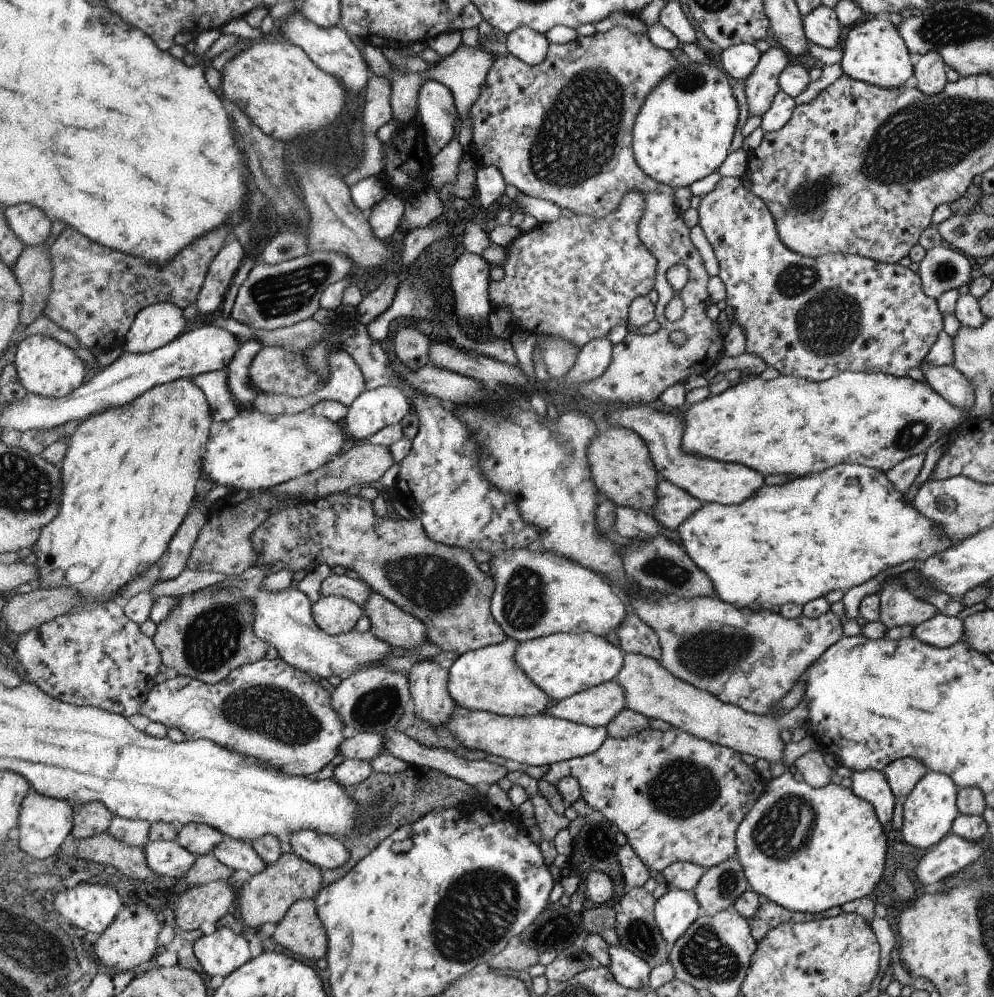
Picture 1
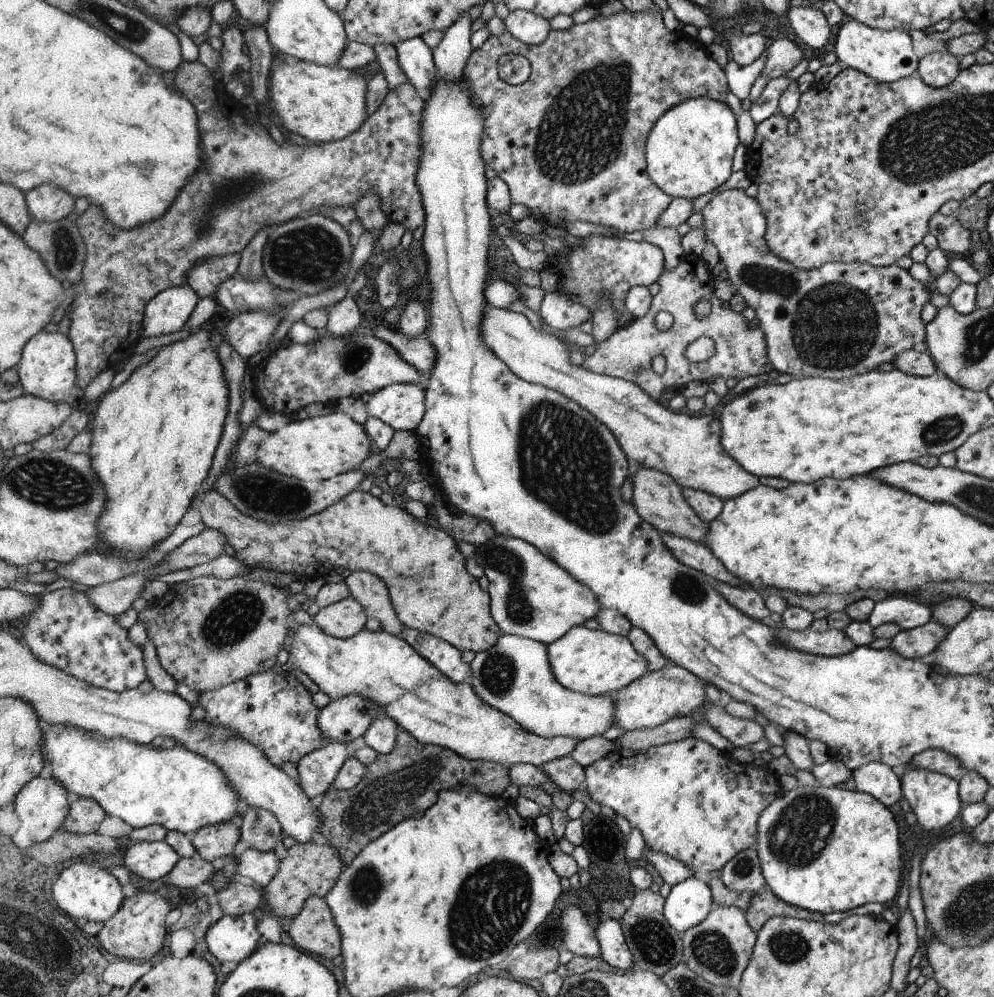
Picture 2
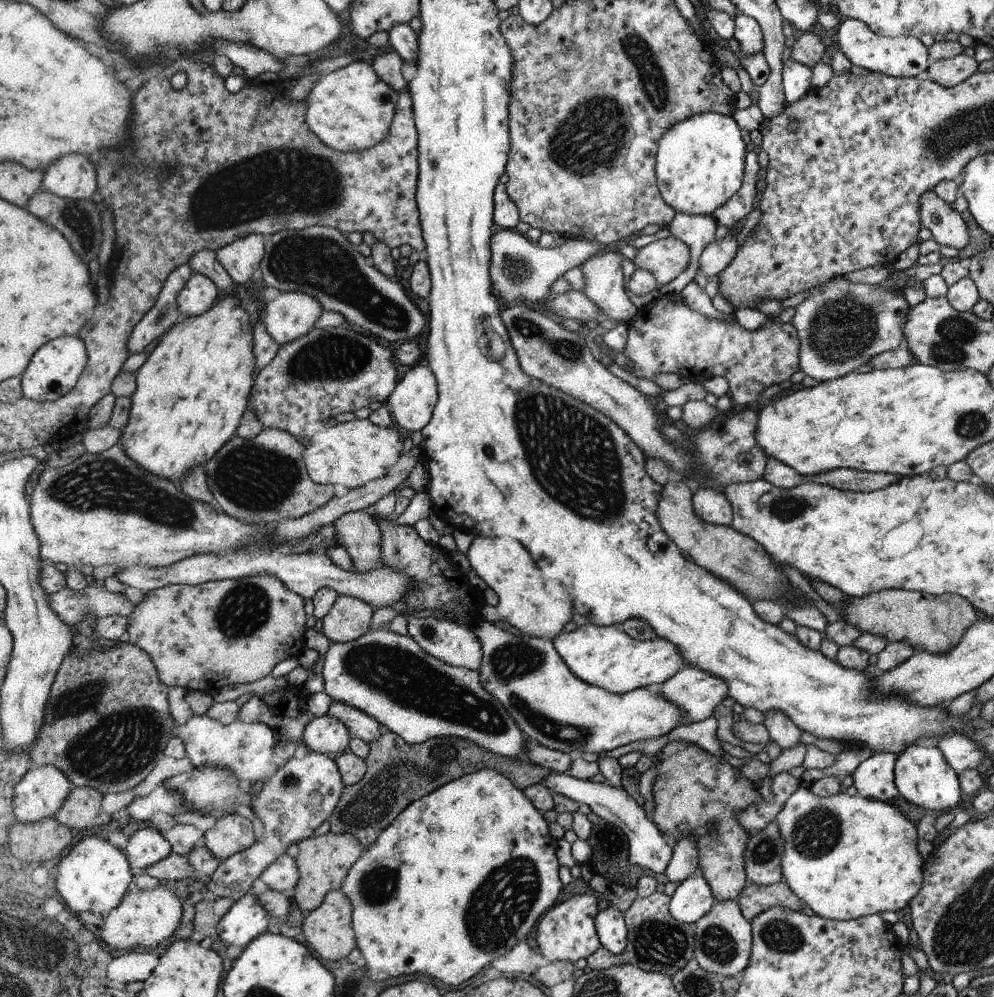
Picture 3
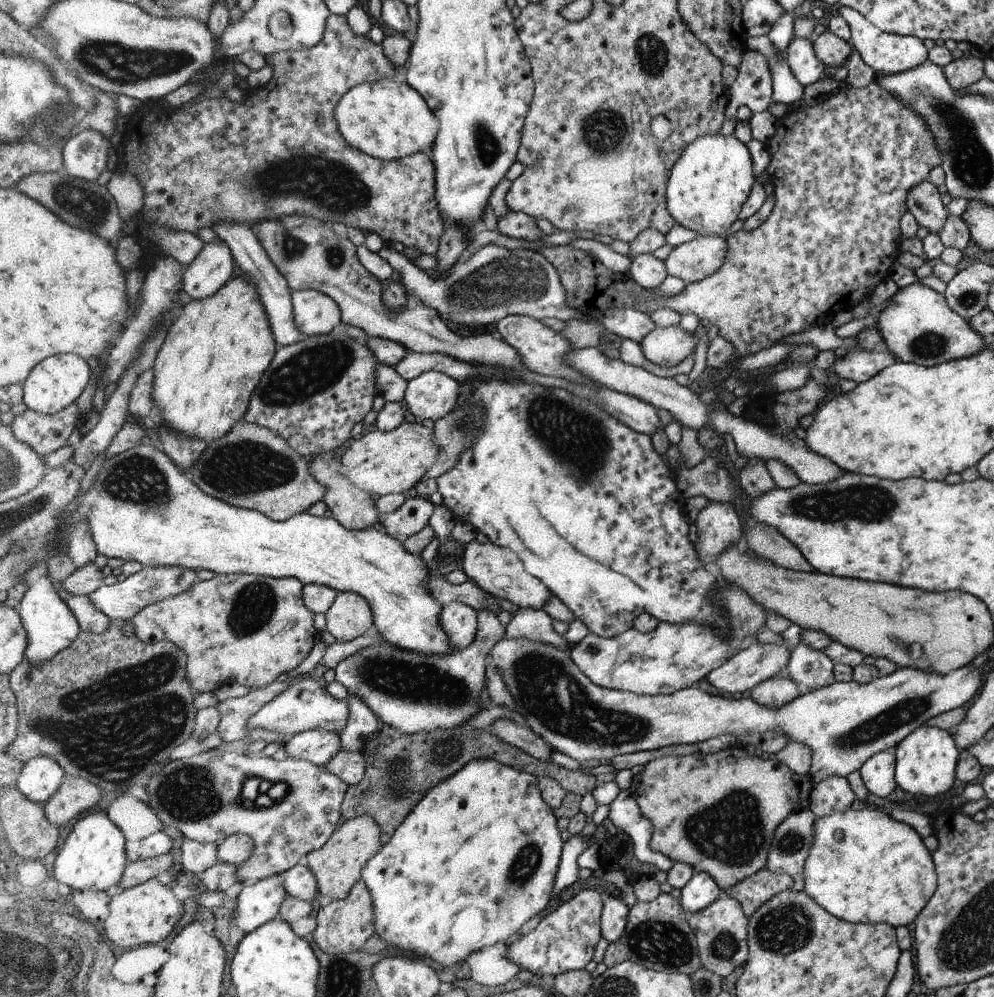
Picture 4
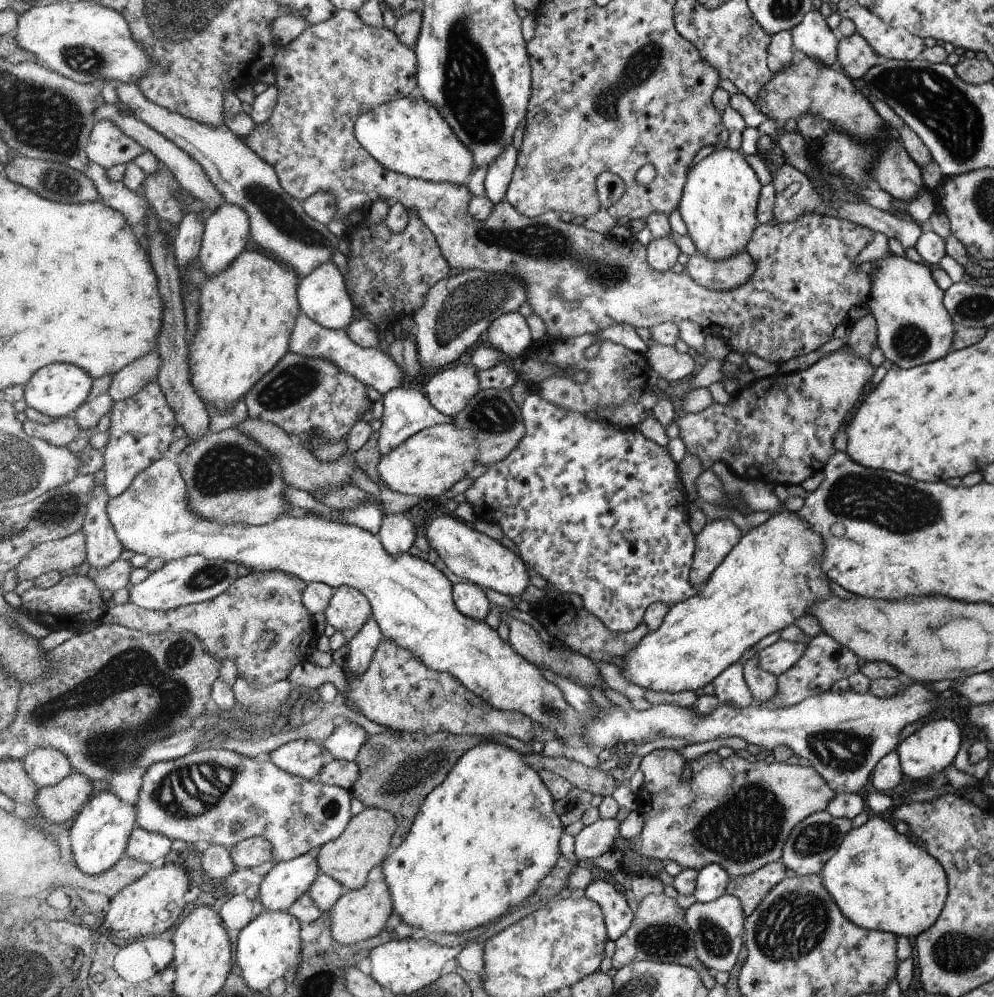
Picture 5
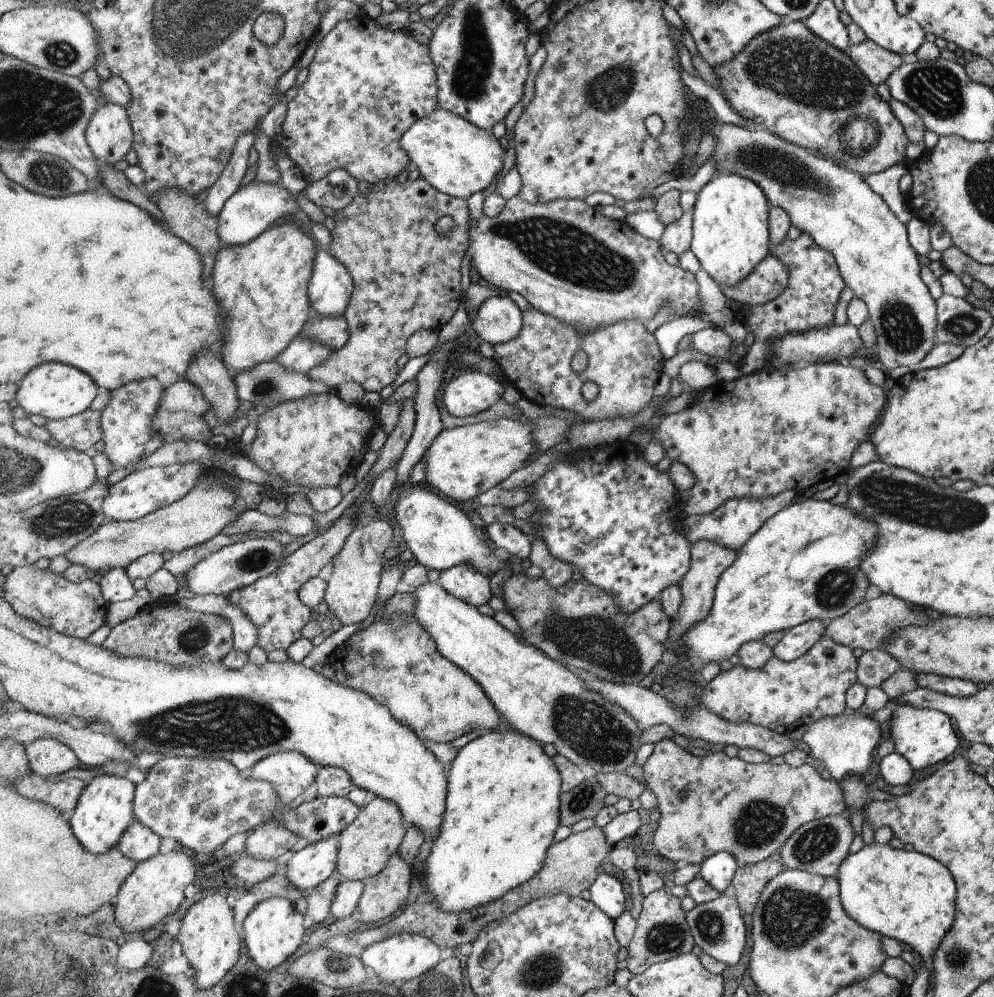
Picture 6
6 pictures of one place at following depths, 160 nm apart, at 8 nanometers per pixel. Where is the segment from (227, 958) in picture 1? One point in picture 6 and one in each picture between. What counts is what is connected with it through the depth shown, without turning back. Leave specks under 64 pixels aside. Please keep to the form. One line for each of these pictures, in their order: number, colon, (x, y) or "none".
2: (232, 938)
3: (248, 918)
4: (257, 904)
5: (289, 880)
6: (312, 864)

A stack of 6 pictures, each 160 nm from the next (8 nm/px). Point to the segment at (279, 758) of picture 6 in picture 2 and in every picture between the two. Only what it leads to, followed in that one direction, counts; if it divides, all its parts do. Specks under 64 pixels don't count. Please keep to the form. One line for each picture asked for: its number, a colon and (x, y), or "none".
2: (347, 719)
3: (328, 736)
4: (318, 746)
5: (302, 757)

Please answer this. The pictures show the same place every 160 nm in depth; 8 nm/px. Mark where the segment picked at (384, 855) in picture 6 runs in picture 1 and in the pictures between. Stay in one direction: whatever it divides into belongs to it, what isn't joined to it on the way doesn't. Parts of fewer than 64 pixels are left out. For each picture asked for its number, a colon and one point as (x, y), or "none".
1: (268, 897)
2: (308, 870)
3: (324, 862)
4: (338, 866)
5: (349, 859)

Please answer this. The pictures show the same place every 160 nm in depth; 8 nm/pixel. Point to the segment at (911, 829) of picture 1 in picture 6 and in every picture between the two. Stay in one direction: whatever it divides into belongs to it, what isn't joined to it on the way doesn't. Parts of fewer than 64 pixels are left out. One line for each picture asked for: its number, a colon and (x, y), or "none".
2: (934, 797)
3: (922, 775)
4: (925, 764)
5: (929, 750)
6: (925, 737)

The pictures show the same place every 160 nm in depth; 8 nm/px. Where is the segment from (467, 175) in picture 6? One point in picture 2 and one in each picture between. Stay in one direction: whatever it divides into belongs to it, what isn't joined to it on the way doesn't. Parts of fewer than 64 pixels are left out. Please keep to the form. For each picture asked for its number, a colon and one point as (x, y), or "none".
2: (324, 104)
3: (352, 109)
4: (389, 120)
5: (413, 138)

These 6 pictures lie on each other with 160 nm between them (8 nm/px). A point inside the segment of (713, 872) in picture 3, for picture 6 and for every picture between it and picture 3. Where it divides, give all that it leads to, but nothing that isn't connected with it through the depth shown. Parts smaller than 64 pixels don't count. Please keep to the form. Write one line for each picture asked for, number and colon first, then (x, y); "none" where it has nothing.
4: (719, 812)
5: (750, 827)
6: (757, 807)

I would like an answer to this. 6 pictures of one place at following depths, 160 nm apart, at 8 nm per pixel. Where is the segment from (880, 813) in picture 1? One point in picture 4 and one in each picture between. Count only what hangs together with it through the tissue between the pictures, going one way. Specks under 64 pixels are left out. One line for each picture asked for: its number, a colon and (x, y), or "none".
2: (879, 780)
3: (874, 778)
4: (878, 773)

